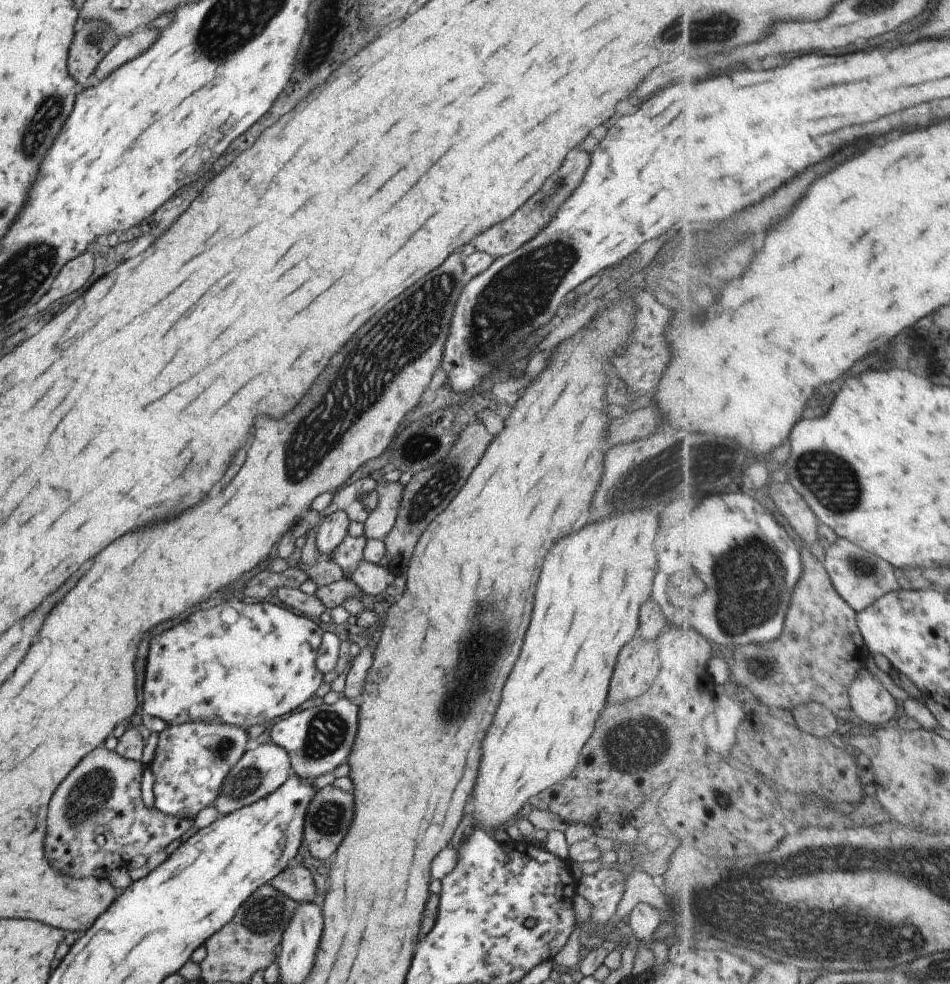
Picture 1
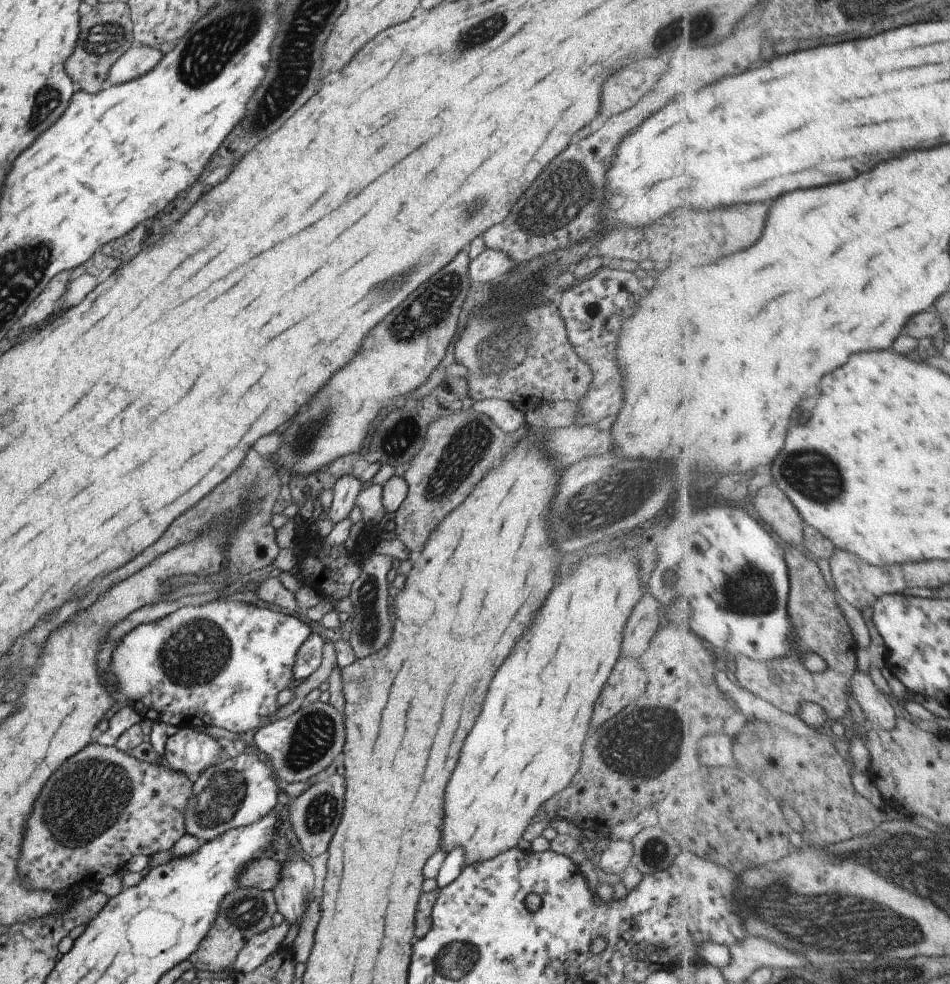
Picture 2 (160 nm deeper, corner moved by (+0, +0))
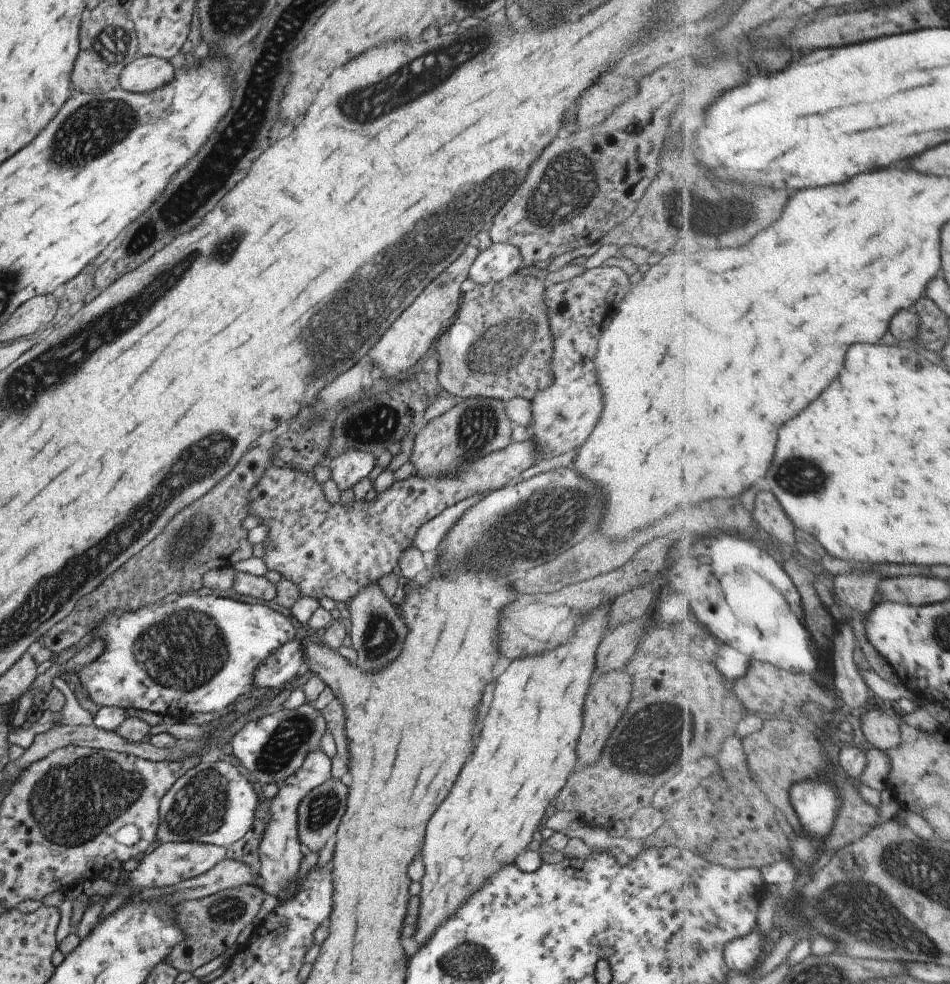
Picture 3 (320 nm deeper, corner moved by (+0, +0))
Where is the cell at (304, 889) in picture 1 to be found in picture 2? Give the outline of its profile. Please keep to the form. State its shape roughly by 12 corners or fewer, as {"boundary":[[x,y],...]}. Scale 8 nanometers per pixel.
{"boundary":[[250,861],[237,876],[240,887],[271,891],[281,864]]}

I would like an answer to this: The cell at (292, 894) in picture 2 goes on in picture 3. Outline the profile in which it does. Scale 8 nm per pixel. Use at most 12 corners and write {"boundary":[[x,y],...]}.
{"boundary":[[310,752],[278,785],[260,842],[260,878],[278,896],[303,854],[298,804],[331,778],[331,759]]}

